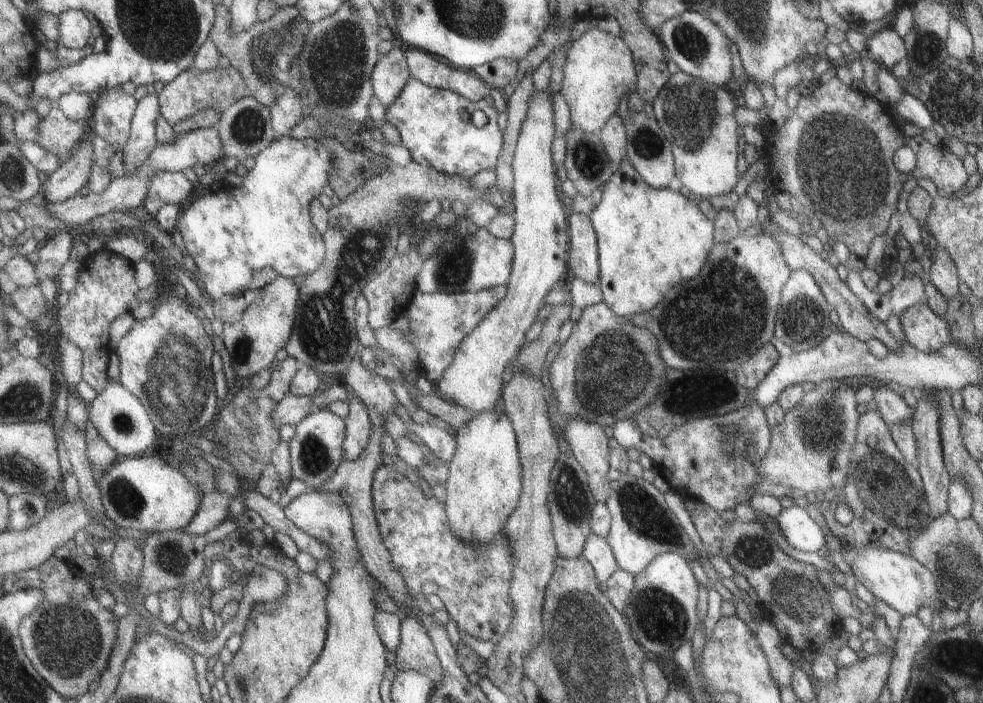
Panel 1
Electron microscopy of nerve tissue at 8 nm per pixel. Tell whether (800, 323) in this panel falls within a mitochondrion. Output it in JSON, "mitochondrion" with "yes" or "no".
{"mitochondrion":"yes"}

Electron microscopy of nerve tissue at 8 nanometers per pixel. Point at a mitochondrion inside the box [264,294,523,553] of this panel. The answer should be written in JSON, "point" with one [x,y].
{"point":[314,458]}

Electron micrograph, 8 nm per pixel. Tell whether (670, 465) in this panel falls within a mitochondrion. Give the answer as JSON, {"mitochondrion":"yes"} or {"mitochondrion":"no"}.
{"mitochondrion":"no"}

